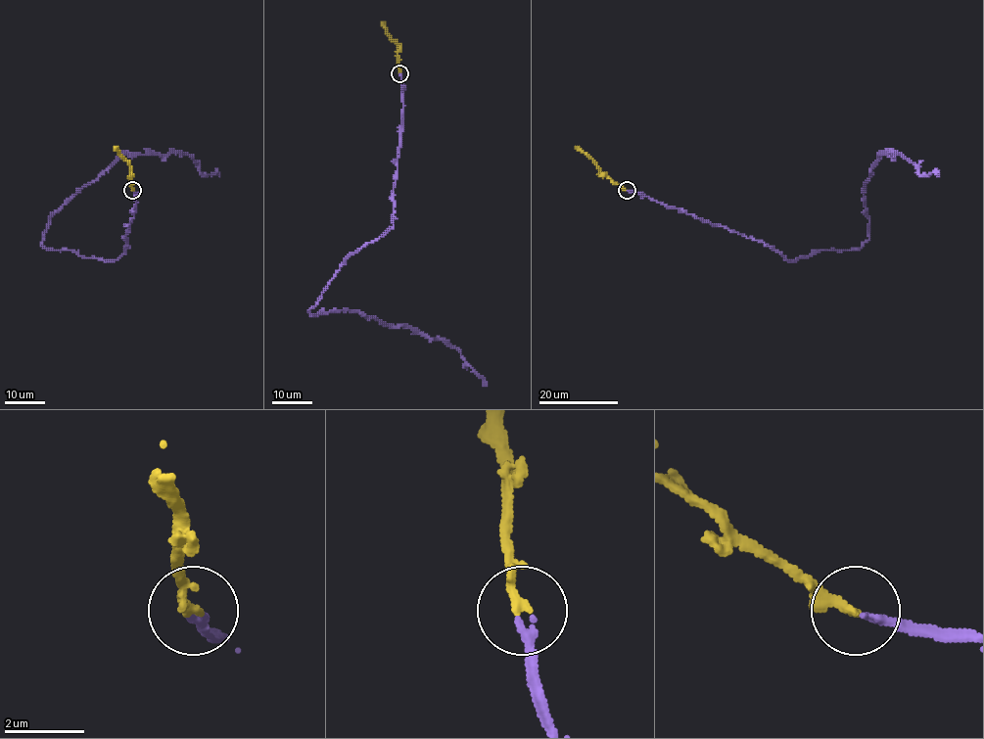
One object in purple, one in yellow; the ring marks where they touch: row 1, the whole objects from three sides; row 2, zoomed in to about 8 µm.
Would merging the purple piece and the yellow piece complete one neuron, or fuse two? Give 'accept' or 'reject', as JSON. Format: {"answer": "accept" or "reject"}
{"answer": "accept"}

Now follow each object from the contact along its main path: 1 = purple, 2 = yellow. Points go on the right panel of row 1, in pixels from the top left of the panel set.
1: (628, 191), (759, 240), (790, 261), (868, 240), (863, 187), (878, 155), (900, 153), (919, 175), (939, 174)
2: (627, 190), (607, 178), (589, 157), (576, 147)

